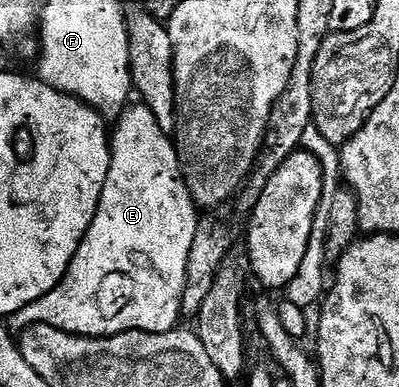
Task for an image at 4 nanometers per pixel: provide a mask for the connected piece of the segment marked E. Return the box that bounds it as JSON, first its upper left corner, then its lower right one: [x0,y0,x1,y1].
[16,103,199,336]

